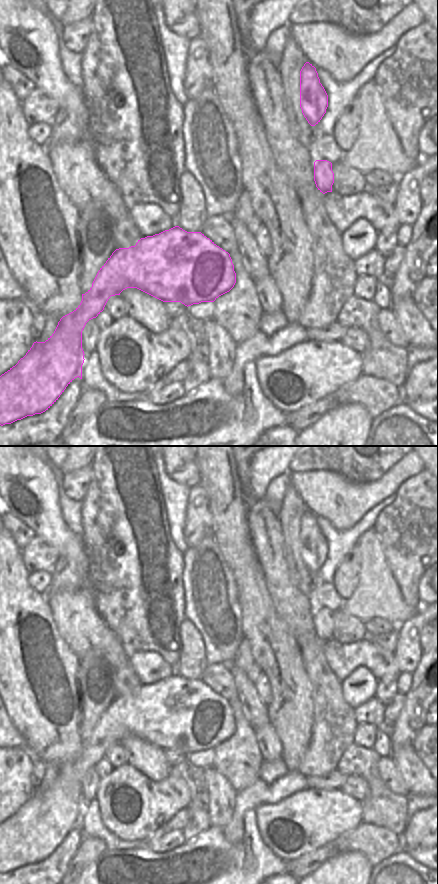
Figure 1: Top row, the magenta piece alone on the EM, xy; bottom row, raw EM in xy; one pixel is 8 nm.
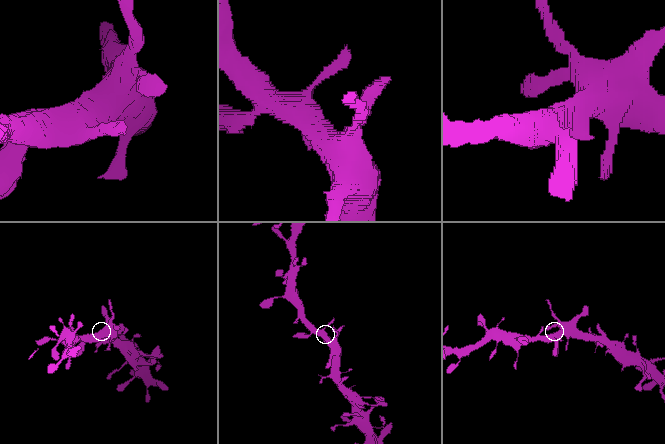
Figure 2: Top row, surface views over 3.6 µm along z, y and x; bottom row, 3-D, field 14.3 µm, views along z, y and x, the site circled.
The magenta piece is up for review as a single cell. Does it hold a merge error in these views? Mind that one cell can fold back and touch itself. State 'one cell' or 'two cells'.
one cell

